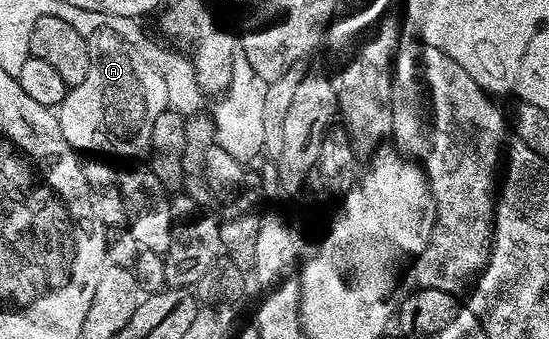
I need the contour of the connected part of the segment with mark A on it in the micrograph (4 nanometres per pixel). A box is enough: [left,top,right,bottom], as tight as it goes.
[55,29,168,158]

